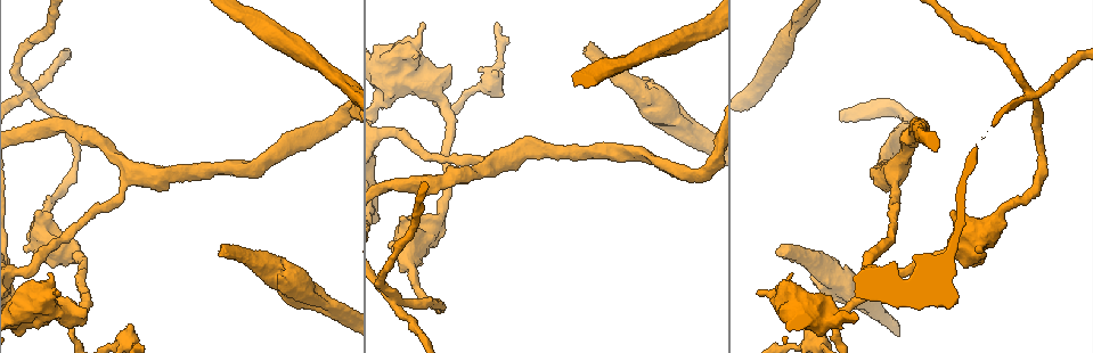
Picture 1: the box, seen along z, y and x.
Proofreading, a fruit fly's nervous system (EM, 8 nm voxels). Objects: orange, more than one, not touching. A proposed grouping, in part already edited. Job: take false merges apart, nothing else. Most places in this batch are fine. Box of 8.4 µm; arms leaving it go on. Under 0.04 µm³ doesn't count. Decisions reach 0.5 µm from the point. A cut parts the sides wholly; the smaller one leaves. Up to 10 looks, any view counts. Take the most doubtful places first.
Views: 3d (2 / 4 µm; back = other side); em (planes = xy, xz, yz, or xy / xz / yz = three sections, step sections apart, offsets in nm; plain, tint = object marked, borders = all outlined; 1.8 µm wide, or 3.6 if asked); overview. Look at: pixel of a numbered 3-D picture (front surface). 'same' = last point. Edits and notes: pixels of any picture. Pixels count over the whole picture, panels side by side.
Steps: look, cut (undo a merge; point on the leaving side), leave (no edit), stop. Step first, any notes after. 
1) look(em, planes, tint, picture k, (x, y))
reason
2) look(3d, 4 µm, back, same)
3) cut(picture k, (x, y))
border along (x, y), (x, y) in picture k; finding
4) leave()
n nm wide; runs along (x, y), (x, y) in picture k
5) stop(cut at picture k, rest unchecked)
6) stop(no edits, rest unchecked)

look(em, xy, step 8, tint, picture 1, (396, 300))
four or more arms meet

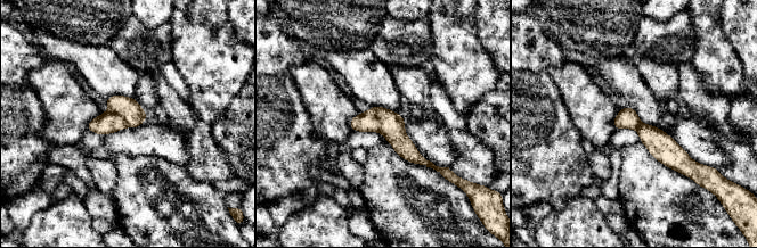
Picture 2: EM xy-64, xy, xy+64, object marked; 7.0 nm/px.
cut(picture 2, (365, 122))
border along (372, 107), (376, 114), (380, 130) in picture 2; a second neuron is stuck on

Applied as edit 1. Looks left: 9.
look(em, 3.6 µm, planes, tint, picture 1, (668, 112))
calibre changes

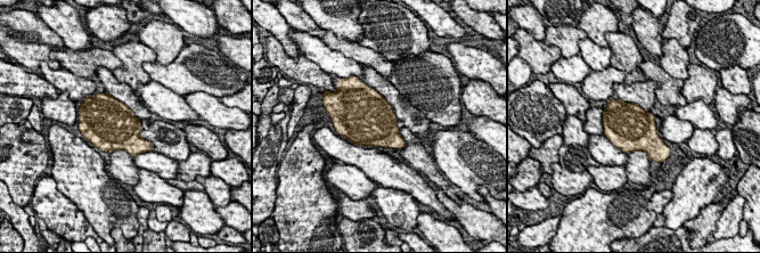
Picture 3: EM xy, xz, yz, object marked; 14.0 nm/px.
leave()
all the same neuron

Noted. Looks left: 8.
stop(cut at picture 2, rest unchecked)

